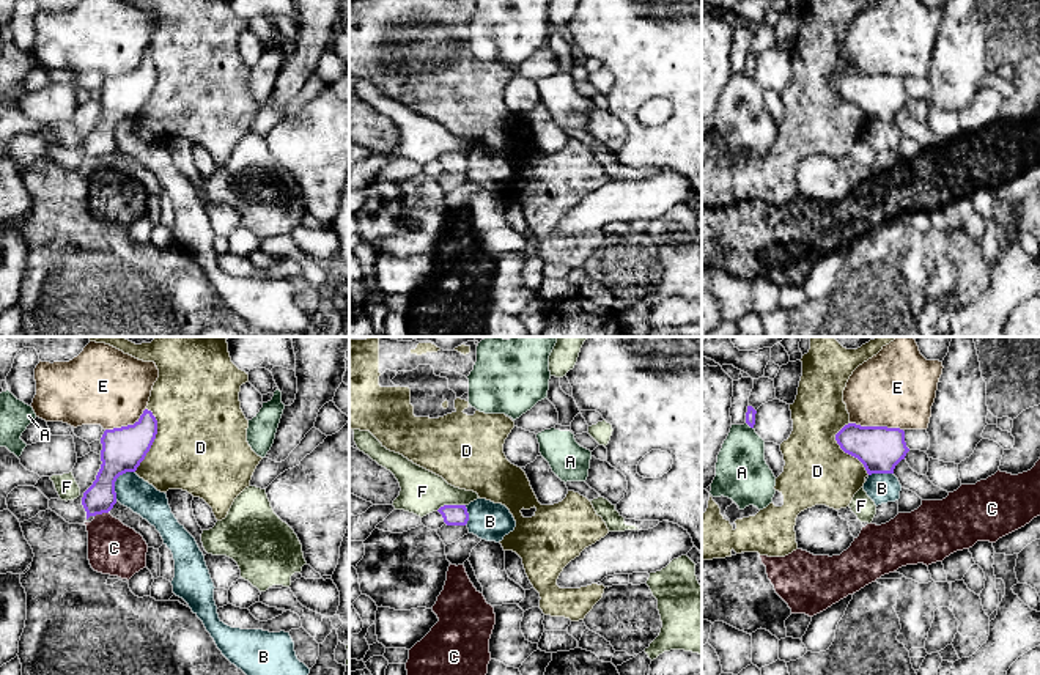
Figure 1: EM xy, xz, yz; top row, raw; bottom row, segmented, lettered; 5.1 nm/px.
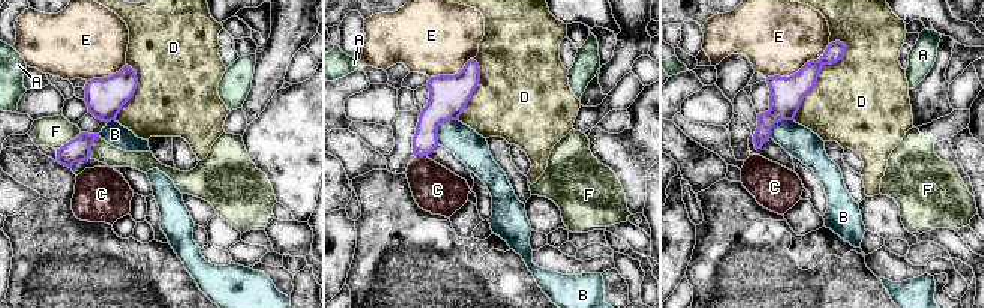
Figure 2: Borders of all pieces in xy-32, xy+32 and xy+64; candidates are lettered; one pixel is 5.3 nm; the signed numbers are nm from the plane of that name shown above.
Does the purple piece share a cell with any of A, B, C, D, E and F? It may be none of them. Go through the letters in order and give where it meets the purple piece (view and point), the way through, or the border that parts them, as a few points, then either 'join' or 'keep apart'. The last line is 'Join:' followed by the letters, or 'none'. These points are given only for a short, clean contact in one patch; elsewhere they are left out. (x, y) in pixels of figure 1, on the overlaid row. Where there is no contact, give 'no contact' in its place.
A: meets purple in yz at (749, 425); border along yz (746, 422), (752, 428); keep apart
B: meets purple in xy at (115, 480); border along xy (134, 471), (126, 471), (117, 479), (115, 499); keep apart
C: meets purple in xy at (101, 513); border along xy (107, 512), (95, 516); keep apart
D: meets purple in xy at (154, 438); keep apart
E: meets purple in yz at (877, 427); keep apart
F: meets purple in xz at (450, 505); border along xz (464, 504), (444, 504), (436, 510); keep apart
Join: none

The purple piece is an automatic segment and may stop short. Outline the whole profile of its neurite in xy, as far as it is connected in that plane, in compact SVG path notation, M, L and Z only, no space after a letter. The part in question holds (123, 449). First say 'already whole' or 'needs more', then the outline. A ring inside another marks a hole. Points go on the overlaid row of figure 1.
already whole; M145 409L134 425L105 430L101 444L101 469L83 492L82 505L90 516L109 513L116 503L115 481L126 472L135 472L157 434L157 420Z

